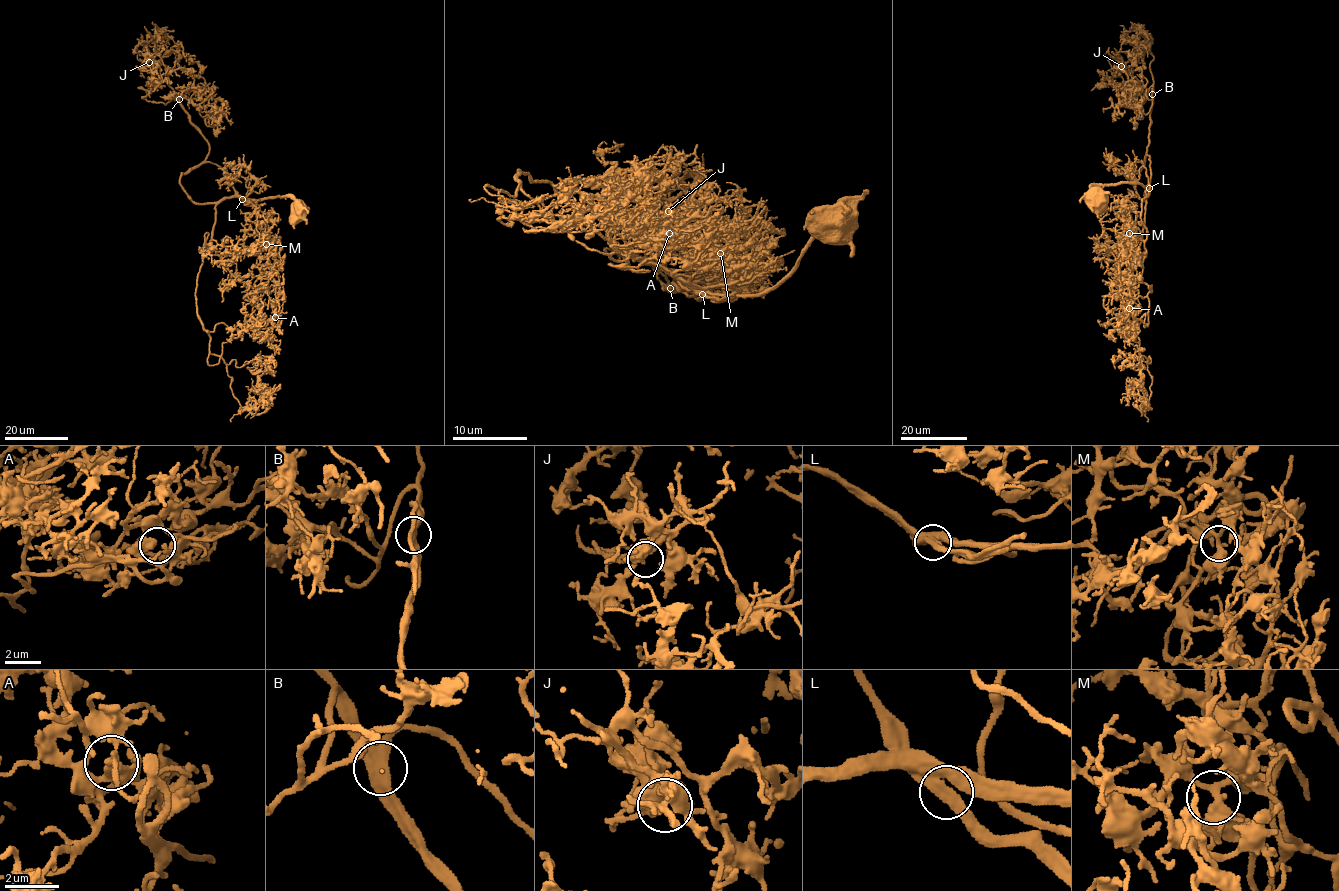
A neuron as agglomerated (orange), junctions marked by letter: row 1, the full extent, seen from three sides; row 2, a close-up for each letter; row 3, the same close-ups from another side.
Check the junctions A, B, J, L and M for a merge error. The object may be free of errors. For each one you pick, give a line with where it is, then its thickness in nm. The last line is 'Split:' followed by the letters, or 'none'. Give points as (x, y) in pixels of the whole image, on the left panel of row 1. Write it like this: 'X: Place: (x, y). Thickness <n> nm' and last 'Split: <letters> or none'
Split: none

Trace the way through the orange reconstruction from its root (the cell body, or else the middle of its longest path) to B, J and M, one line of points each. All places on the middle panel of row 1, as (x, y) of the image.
B: (833, 221), (829, 213), (842, 209), (783, 278), (756, 294), (696, 296), (669, 274), (691, 288), (669, 288)
J: (833, 221), (772, 288), (696, 296), (662, 270), (734, 255), (739, 235), (698, 191), (668, 211)
M: (833, 221), (829, 213), (842, 209), (783, 278), (756, 294), (713, 301), (739, 290), (688, 280), (720, 253)

